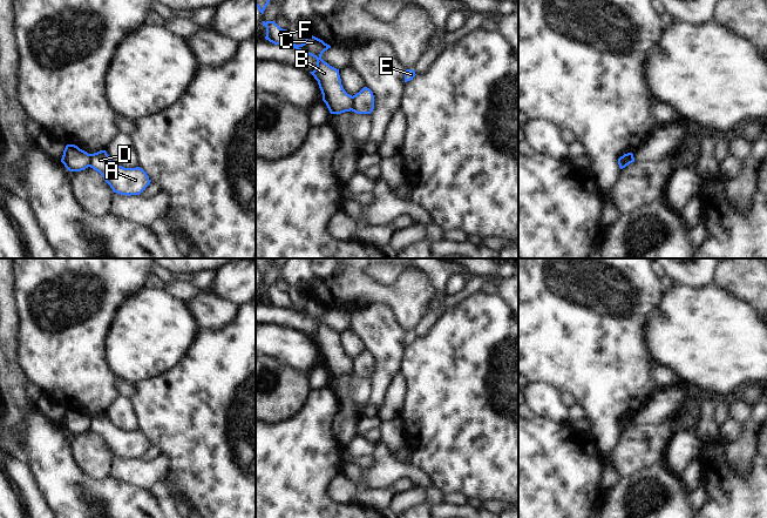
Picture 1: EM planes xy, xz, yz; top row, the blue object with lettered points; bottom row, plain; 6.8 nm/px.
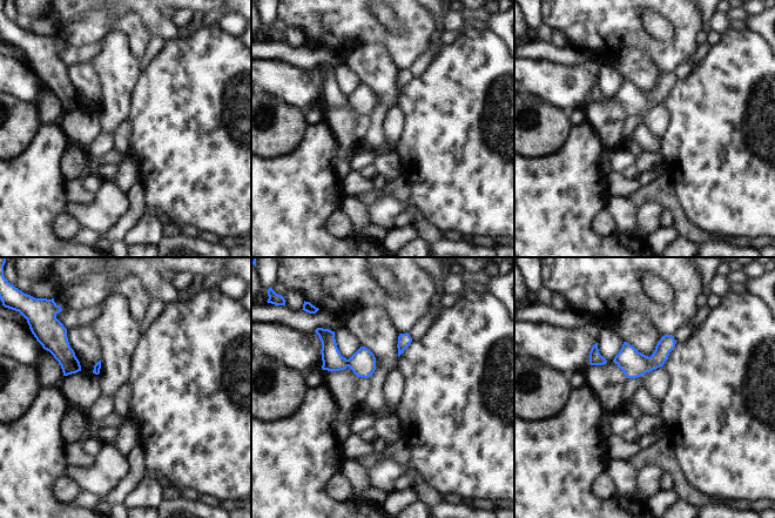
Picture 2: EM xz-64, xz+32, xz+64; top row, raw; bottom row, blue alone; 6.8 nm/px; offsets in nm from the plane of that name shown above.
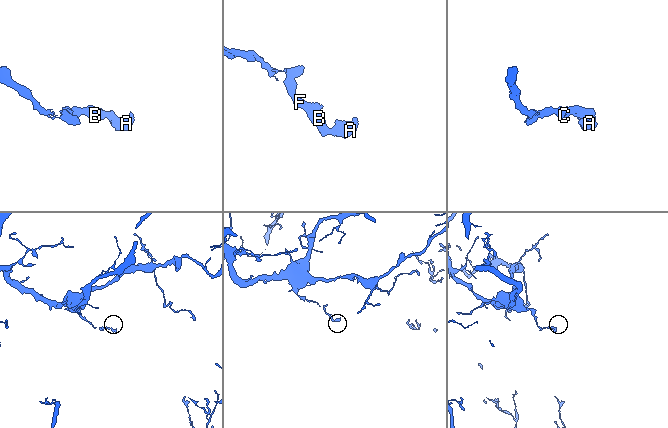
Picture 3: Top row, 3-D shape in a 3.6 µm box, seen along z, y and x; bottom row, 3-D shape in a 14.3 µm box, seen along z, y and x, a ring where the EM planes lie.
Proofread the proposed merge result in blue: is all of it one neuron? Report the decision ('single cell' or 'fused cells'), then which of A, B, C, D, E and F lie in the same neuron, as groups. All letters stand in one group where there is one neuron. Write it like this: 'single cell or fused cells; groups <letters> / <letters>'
fused cells; groups A D E / B C F

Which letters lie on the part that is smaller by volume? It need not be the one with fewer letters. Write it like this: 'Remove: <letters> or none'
Remove: A, D, E

